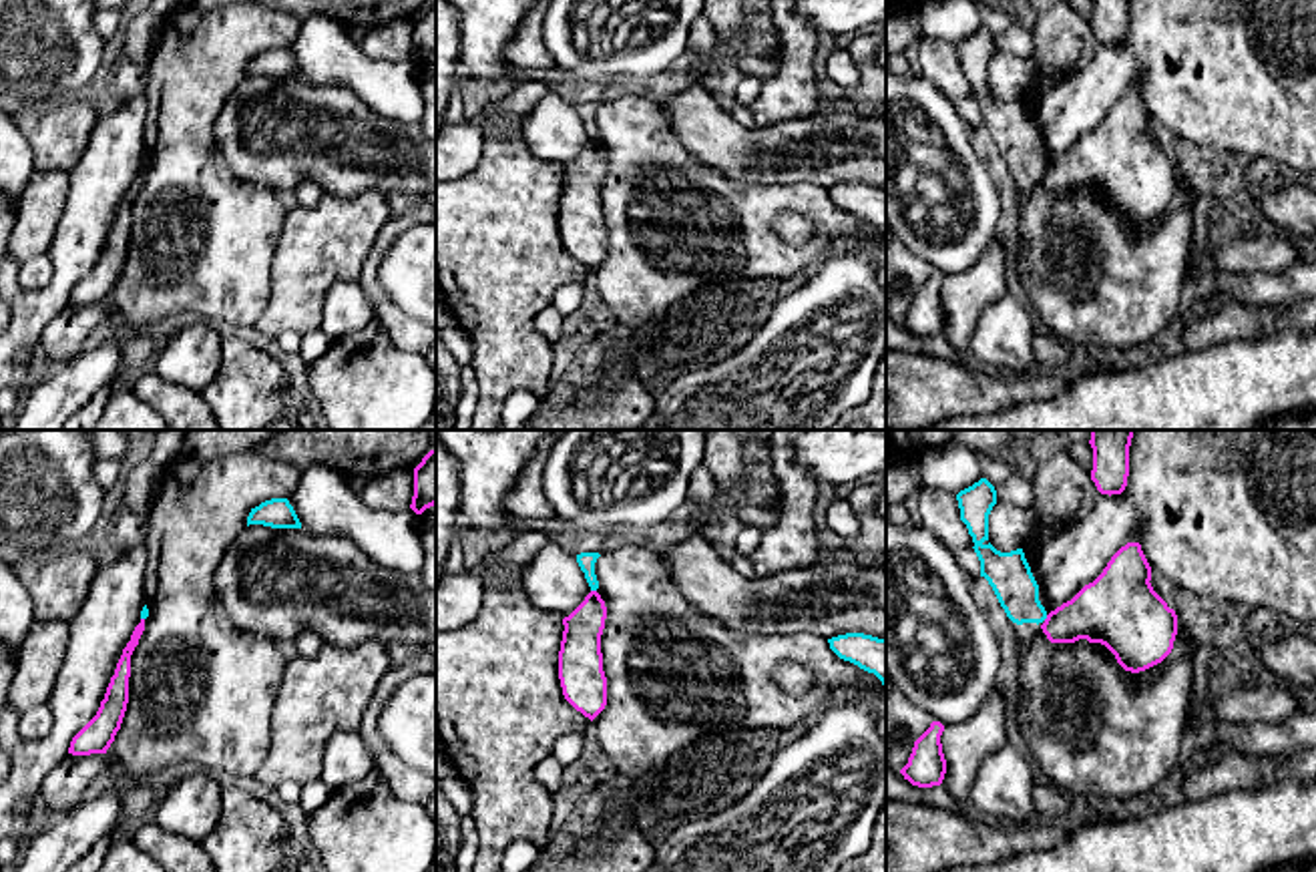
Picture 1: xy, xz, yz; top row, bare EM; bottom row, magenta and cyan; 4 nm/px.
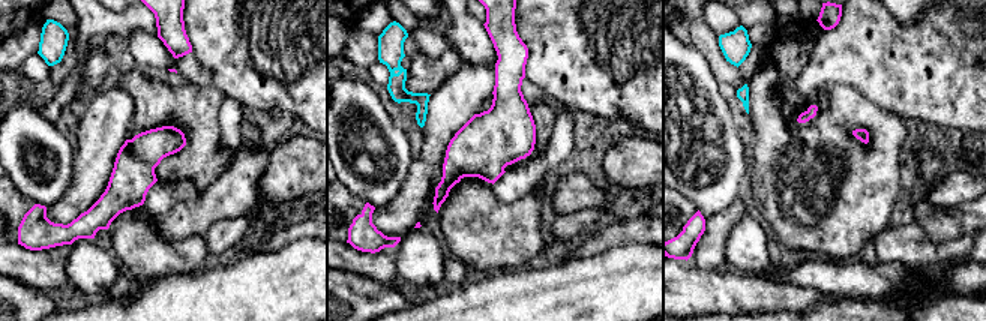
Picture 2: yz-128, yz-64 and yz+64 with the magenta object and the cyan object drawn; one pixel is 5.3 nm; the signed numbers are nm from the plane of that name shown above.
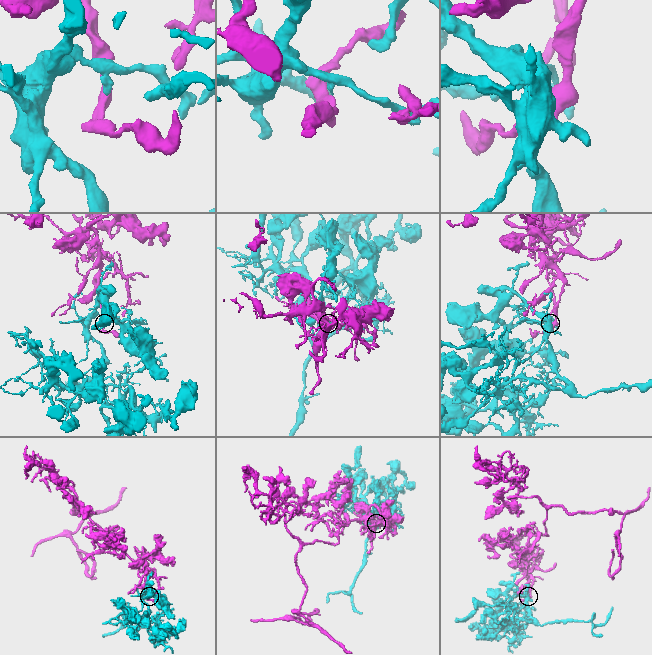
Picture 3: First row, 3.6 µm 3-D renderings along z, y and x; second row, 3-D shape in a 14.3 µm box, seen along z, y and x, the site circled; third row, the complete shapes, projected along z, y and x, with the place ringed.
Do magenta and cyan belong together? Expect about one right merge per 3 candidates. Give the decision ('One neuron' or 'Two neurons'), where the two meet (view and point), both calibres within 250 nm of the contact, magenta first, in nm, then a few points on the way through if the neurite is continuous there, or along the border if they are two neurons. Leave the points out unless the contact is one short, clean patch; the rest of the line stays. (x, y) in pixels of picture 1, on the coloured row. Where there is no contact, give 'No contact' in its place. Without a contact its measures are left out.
One neuron. Touches magenta at xz (593, 591). Thickness 160 nm (magenta) against 70 nm. Path across: xz (579, 651), (593, 591), (585, 561)

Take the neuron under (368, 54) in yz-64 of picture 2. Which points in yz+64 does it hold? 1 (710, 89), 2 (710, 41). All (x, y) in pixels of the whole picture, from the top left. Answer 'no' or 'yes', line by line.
1: no
2: yes

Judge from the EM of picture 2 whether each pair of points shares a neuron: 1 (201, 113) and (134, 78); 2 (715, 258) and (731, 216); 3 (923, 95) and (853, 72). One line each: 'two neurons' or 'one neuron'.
1: one neuron
2: one neuron
3: one neuron

